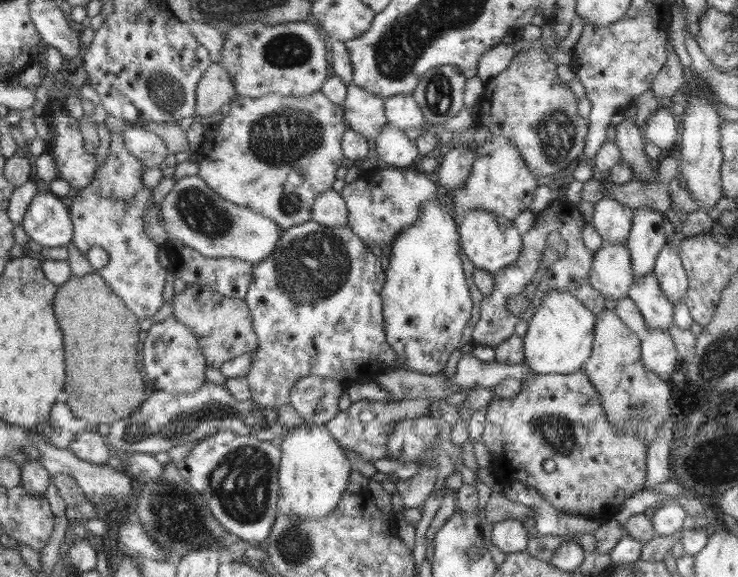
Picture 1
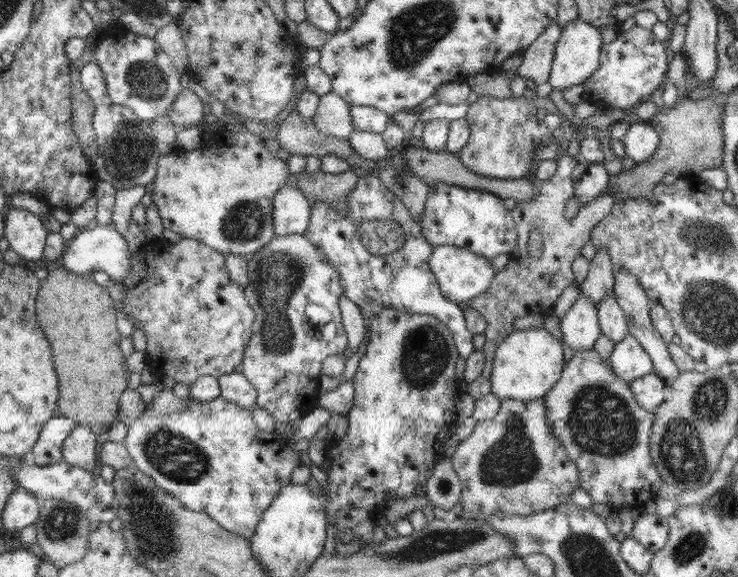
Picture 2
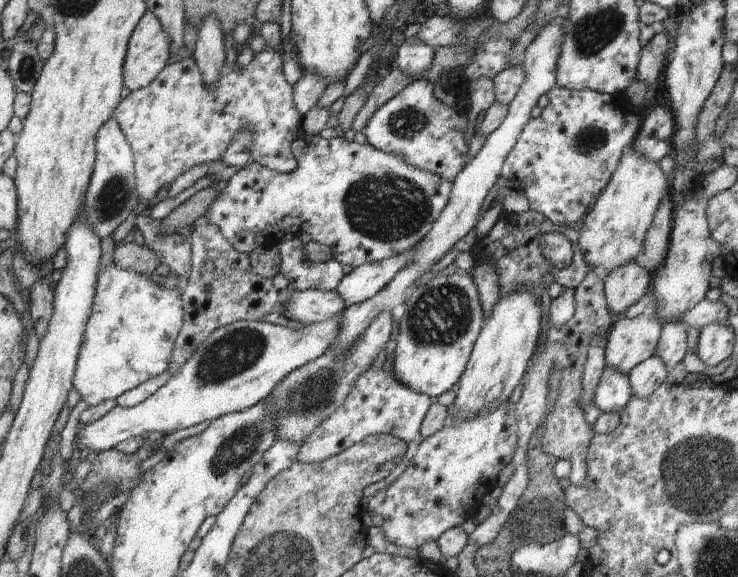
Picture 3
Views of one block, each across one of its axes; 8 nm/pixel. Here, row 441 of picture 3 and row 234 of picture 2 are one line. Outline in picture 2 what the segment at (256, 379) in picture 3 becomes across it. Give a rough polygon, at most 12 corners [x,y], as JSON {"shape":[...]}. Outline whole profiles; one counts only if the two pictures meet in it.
{"shape":[[114,223],[78,230],[55,267],[124,280],[132,253]]}

